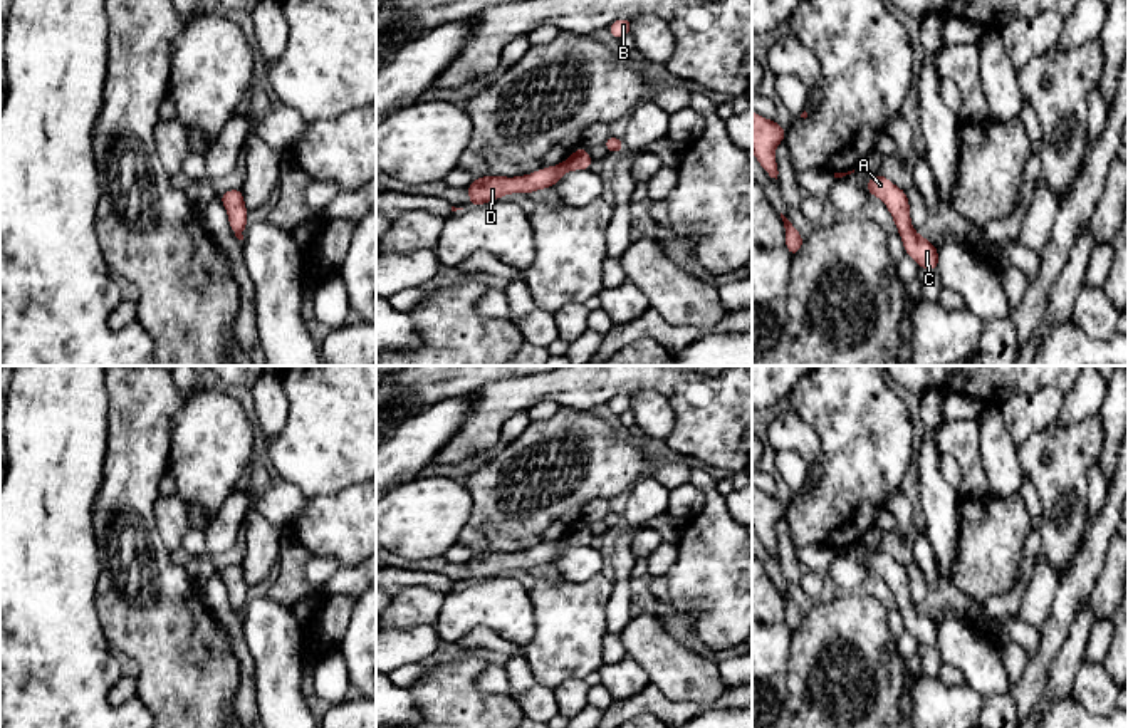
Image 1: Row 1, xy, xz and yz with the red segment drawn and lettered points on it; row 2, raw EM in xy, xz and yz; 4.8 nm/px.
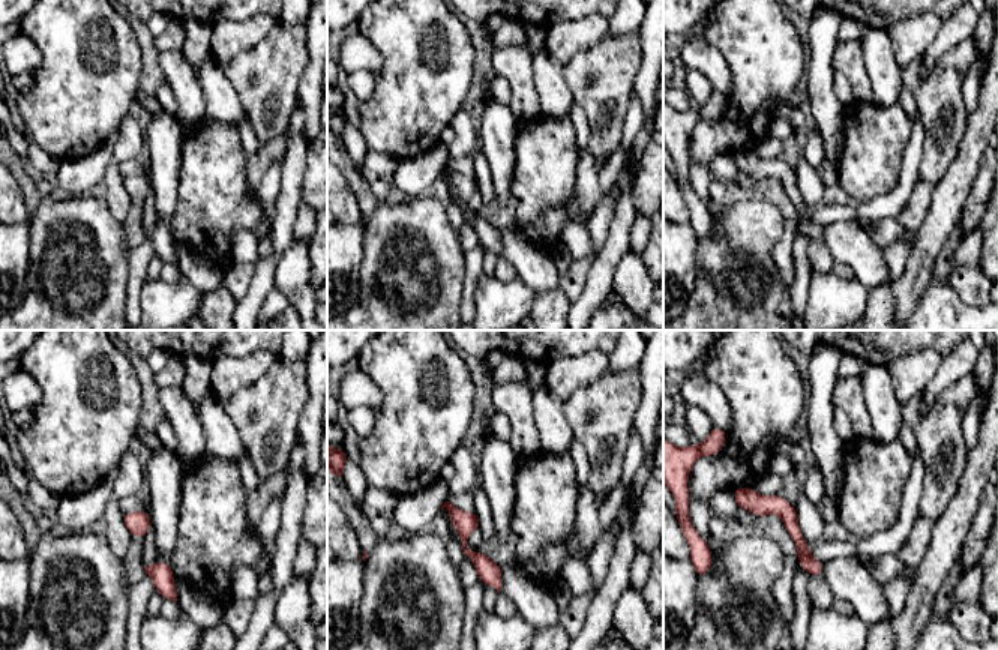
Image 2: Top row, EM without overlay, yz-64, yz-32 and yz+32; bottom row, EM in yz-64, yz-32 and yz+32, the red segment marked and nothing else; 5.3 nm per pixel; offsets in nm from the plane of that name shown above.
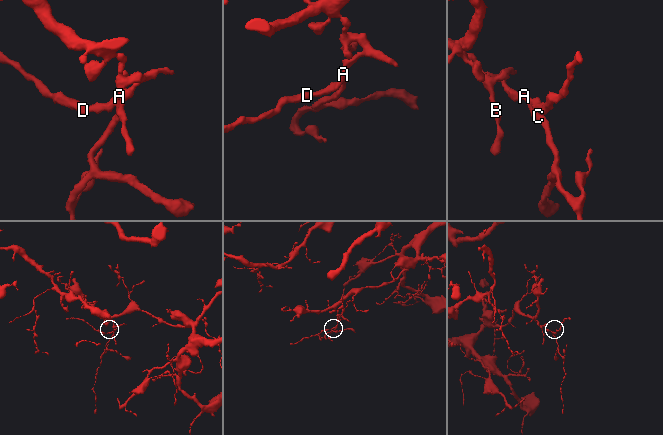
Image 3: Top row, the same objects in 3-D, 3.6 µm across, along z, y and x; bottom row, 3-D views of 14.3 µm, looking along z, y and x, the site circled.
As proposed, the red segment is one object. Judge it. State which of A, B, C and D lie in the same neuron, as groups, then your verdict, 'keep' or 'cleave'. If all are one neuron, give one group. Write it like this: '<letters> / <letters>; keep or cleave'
A B C D; keep

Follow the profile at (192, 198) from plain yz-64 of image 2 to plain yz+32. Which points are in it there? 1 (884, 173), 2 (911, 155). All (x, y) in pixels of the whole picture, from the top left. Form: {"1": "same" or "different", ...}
{"1": "same", "2": "different"}

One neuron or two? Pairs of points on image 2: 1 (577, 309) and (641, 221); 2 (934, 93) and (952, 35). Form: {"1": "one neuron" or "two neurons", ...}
{"1": "two neurons", "2": "two neurons"}

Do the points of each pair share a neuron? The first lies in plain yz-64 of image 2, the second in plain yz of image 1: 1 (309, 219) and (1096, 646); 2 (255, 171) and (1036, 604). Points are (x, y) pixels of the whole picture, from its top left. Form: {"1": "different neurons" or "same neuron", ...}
{"1": "same neuron", "2": "same neuron"}

